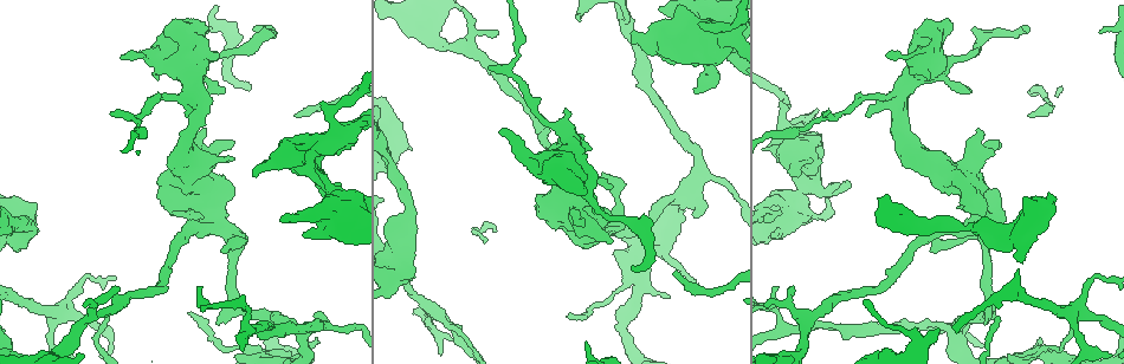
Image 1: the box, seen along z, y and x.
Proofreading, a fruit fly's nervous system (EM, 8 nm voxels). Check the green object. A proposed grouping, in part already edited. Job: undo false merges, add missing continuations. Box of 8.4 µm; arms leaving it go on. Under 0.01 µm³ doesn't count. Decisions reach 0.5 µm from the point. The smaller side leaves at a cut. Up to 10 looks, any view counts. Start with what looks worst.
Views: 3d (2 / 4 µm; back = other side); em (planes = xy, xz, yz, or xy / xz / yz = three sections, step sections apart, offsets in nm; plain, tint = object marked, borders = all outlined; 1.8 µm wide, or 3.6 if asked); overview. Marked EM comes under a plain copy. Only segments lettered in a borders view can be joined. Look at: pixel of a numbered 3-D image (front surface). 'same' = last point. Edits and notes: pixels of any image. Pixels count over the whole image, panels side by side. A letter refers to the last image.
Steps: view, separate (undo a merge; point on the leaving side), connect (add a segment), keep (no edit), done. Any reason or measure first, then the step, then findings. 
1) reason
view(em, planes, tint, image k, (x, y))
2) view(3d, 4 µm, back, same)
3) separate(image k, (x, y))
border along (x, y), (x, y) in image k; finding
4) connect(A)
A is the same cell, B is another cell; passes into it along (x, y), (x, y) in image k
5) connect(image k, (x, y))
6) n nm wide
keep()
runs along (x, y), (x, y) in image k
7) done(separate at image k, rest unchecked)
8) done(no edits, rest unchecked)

calibre changes
view(em, 3.6 µm, xy, step 4, tint, image 1, (791, 219))

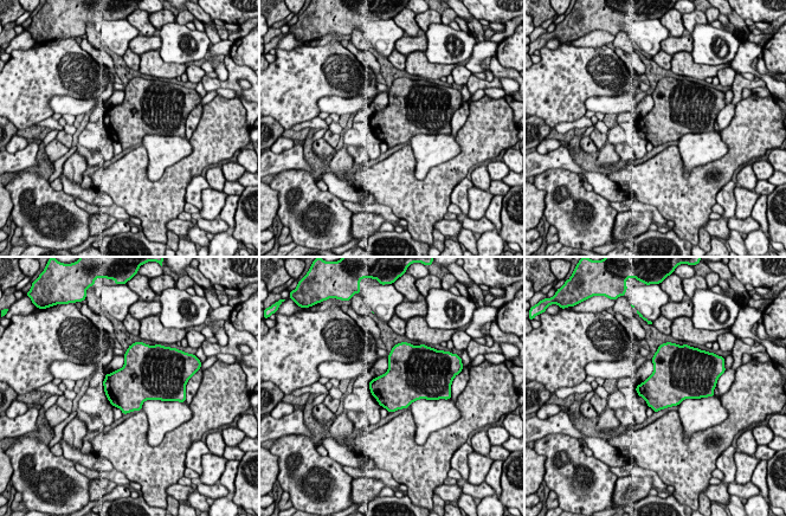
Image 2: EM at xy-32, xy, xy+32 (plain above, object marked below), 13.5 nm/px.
view(em, 3.6 µm, planes, borders, same)

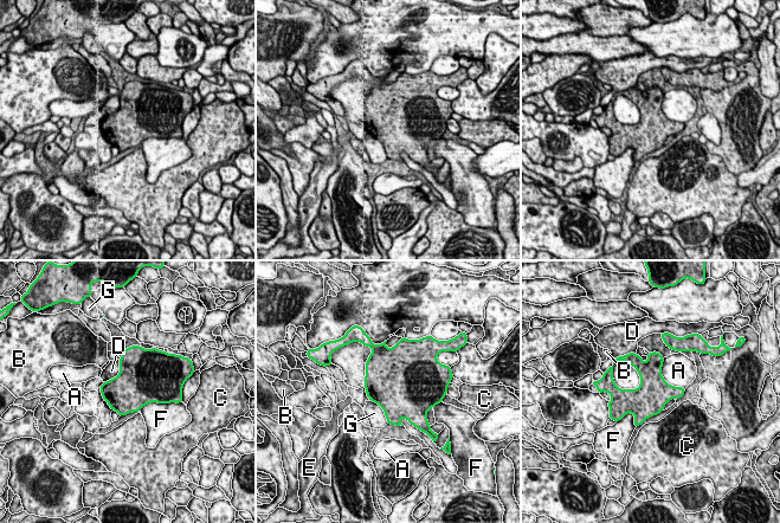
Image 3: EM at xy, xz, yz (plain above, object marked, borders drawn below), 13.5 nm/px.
460 nm wide
keep()
A, B, C, D, E, F and G are other cells; border along (372, 400), (382, 409), (387, 423) in image 3; continuous, no second cell

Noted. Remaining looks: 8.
three-way junction
view(em, planes, borders, image 1, (710, 35))

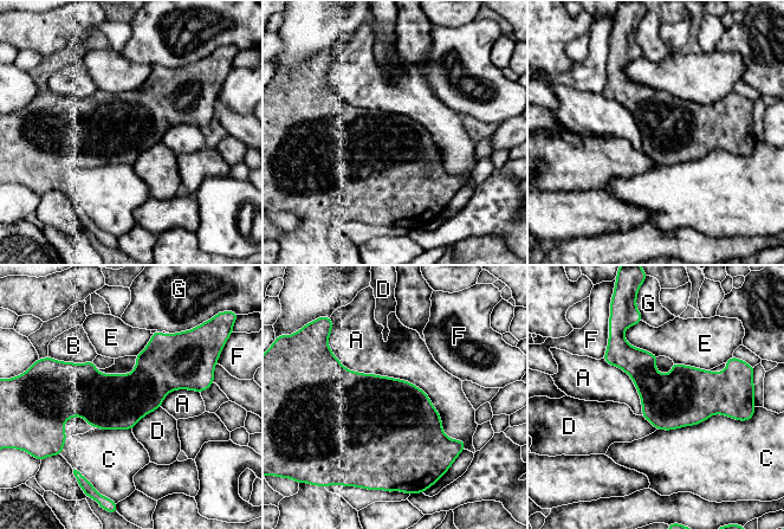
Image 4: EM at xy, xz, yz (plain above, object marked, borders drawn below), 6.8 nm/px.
keep()
A, B, C, D, E, F and G are other cells; border along (330, 348), (418, 386), (465, 442) in image 4; continuous, no second cell

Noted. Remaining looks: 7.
three-way junction
view(em, xy, step 4, tint, image 1, (634, 285))

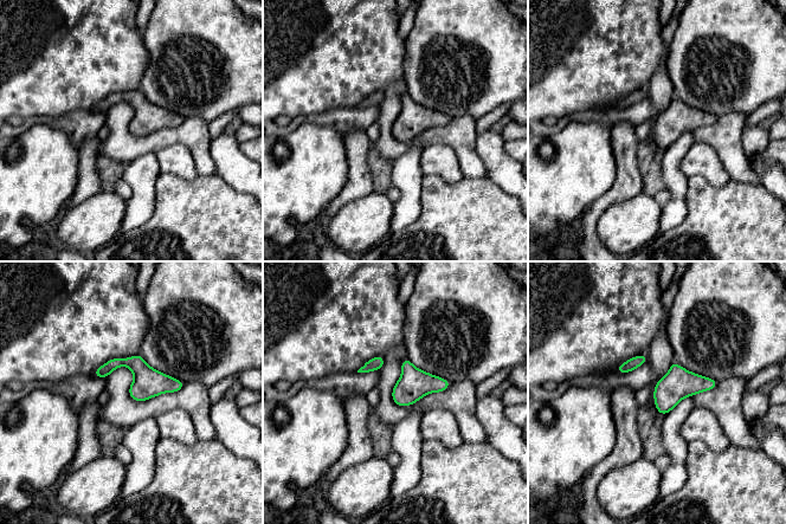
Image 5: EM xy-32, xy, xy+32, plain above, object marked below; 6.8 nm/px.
what lies round it
view(em, xy, step 4, borders, same)

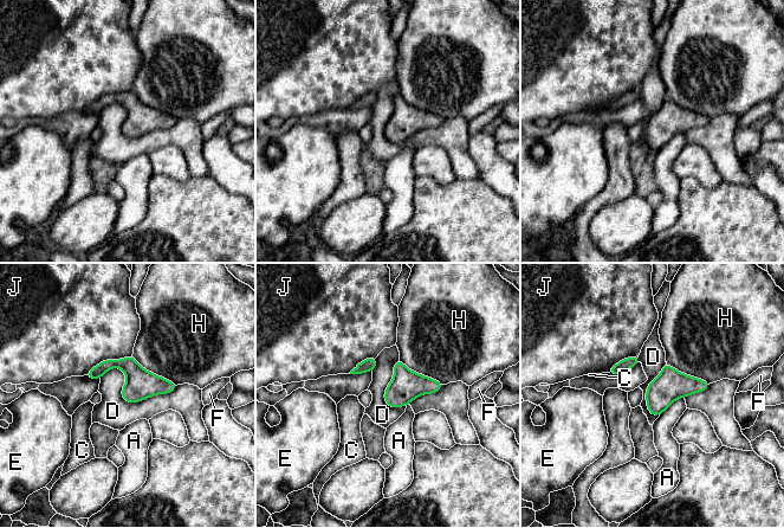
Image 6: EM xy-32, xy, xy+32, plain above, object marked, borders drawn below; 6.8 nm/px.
keep()
A, C, D, E, F, H and J are other cells; runs along (90, 374), (124, 364), (173, 386) in image 6; one cell here

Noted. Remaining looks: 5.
thin end
view(3d, 2 µm, image 1, (585, 344))

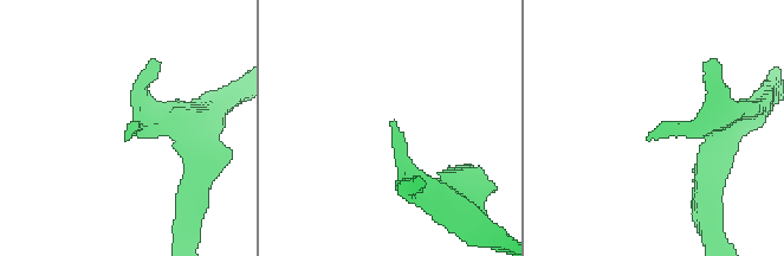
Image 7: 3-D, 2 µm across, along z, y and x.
need the tissue
view(em, xy, step 8, borders, image 7, (127, 138))

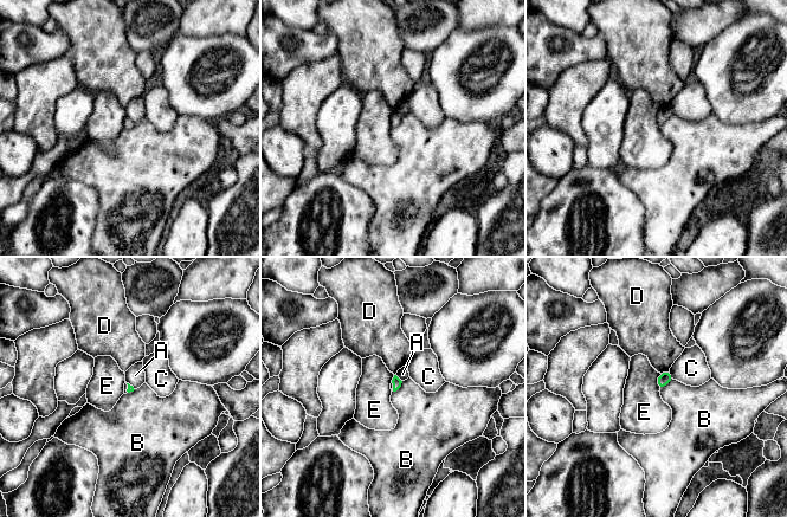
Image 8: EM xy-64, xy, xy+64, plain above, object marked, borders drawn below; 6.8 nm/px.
keep()
A, B, C, D and E are other cells; border along (672, 379), (659, 391) in image 8; no lettered segment goes on from it

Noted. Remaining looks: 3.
done(no edits, rest unchecked)

